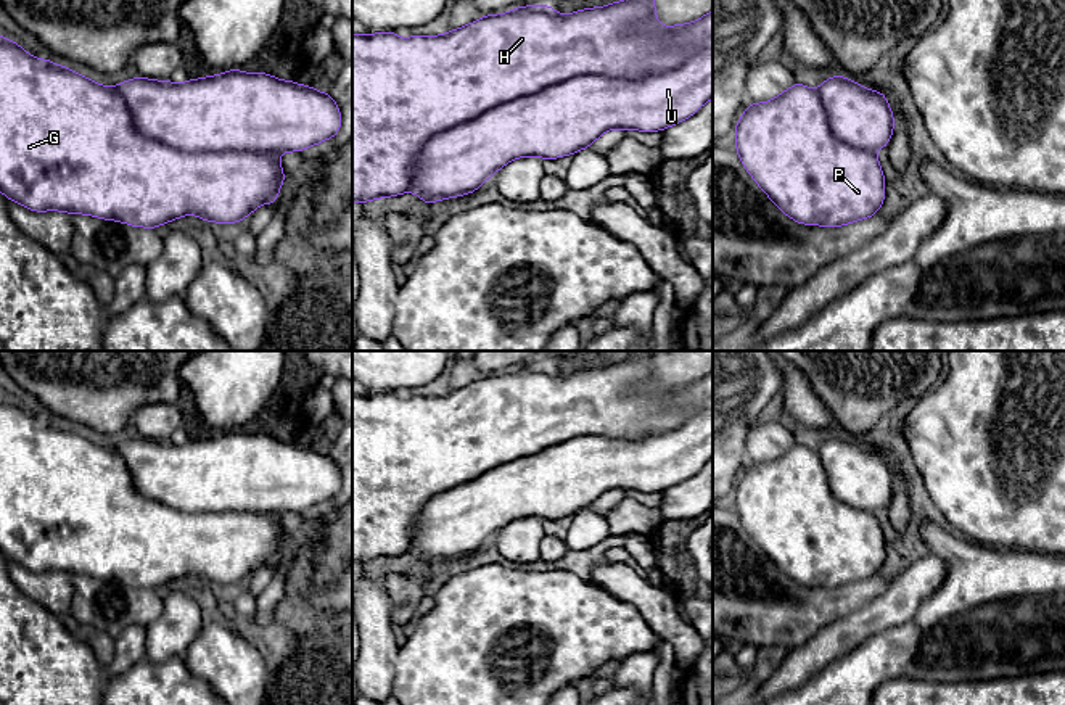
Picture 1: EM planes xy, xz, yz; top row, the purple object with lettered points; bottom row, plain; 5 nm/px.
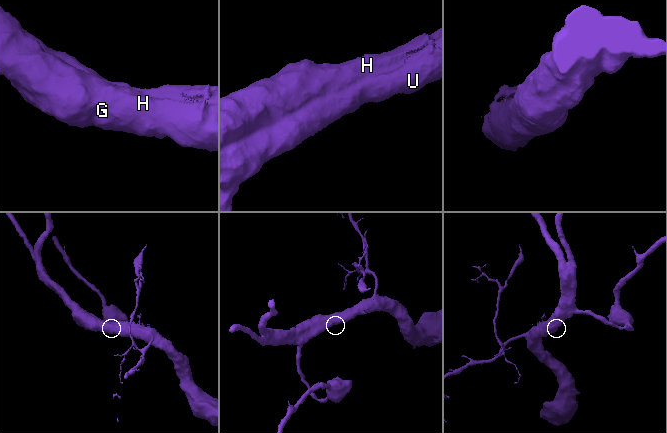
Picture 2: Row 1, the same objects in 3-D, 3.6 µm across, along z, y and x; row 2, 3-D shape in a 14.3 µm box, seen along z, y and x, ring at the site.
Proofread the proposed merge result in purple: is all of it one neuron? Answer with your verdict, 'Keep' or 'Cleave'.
Keep

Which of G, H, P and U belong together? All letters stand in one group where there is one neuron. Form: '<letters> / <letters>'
G H P U

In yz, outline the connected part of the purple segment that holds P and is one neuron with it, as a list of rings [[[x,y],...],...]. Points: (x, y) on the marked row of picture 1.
[[[832,76],[812,90],[800,82],[777,98],[748,103],[735,126],[737,155],[772,203],[804,225],[838,227],[869,219],[885,200],[885,177],[874,151],[886,148],[893,111],[880,90]]]

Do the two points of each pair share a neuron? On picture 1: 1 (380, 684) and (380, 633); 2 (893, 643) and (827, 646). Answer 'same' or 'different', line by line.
1: same
2: different

